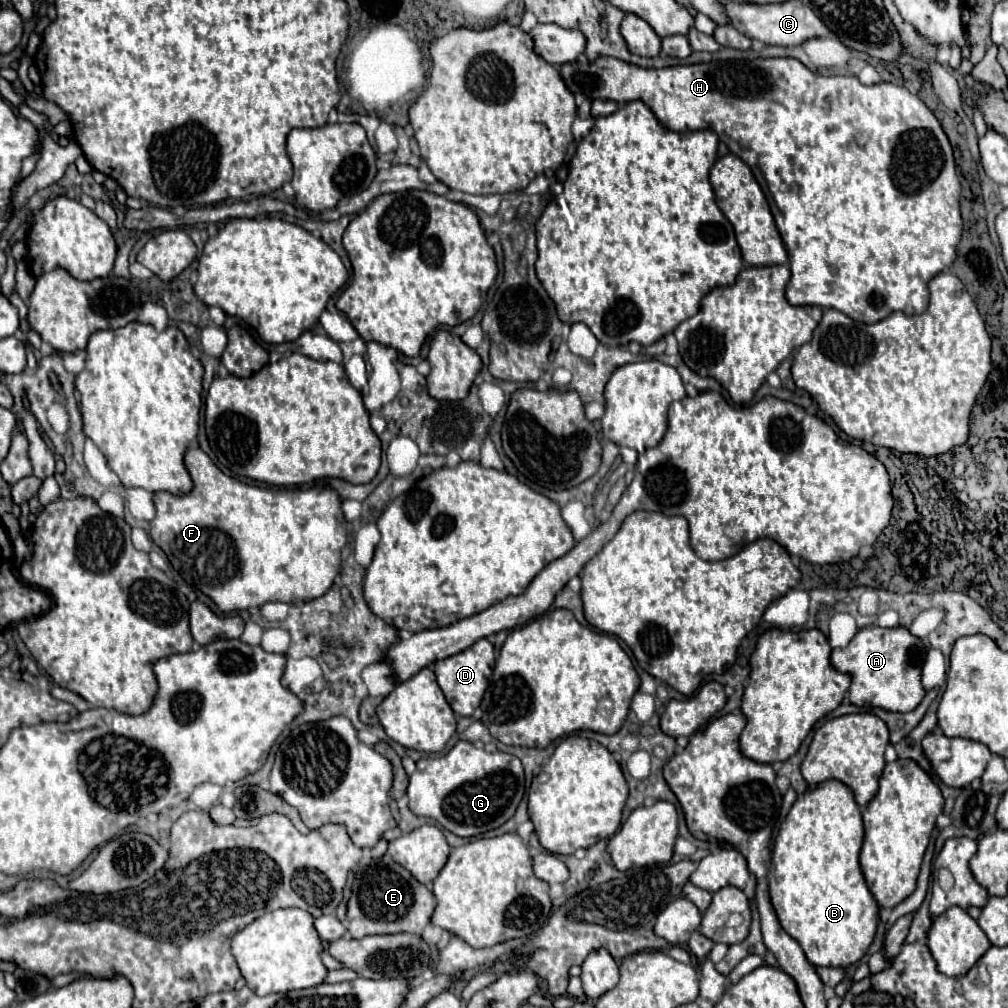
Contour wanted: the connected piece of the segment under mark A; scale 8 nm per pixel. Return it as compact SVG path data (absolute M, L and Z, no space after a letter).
M867 626L861 628L845 648L835 648L831 654L831 662L837 670L851 674L853 684L849 688L849 698L853 704L869 704L895 712L911 712L925 696L925 688L921 684L921 668L927 650L927 644L921 638L913 636L905 626Z

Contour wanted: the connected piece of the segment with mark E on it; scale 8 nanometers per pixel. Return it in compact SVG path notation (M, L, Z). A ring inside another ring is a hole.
M383 856L379 860L373 860L369 866L363 866L357 872L357 880L353 884L353 896L347 906L347 930L351 932L353 938L363 938L369 934L397 934L397 932L409 932L421 936L423 928L431 920L435 902L437 902L435 894L425 884L417 882L407 868L393 862L389 856Z

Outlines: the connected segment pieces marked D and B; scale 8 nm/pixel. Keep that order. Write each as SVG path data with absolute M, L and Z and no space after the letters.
M481 638L471 648L459 652L459 654L453 654L449 658L443 658L435 664L437 682L443 690L449 706L453 708L453 712L457 712L459 716L471 716L471 712L475 712L475 708L481 704L481 698L487 690L493 666L495 666L495 650L487 638Z
M825 780L823 784L797 796L785 822L779 828L773 846L773 874L769 878L769 894L783 930L795 938L813 966L849 966L855 964L869 950L877 924L879 906L867 888L859 866L859 852L863 844L863 818L853 790L839 780Z

